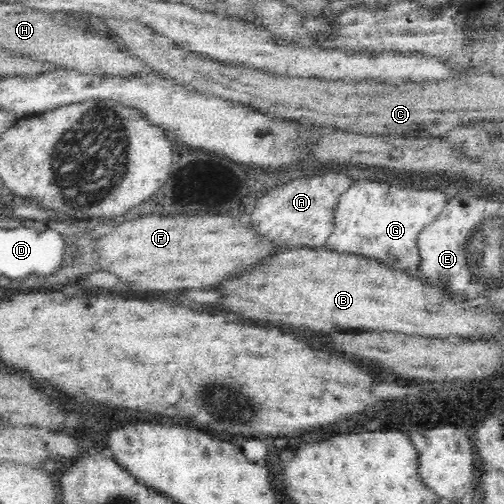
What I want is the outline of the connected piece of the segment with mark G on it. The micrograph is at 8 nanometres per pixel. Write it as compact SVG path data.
M356 180L350 190L344 192L338 200L334 216L336 228L324 247L376 258L380 262L386 262L388 266L416 274L422 260L416 244L418 234L420 230L424 230L424 226L438 218L446 202L448 198L442 190L414 190L388 182Z

